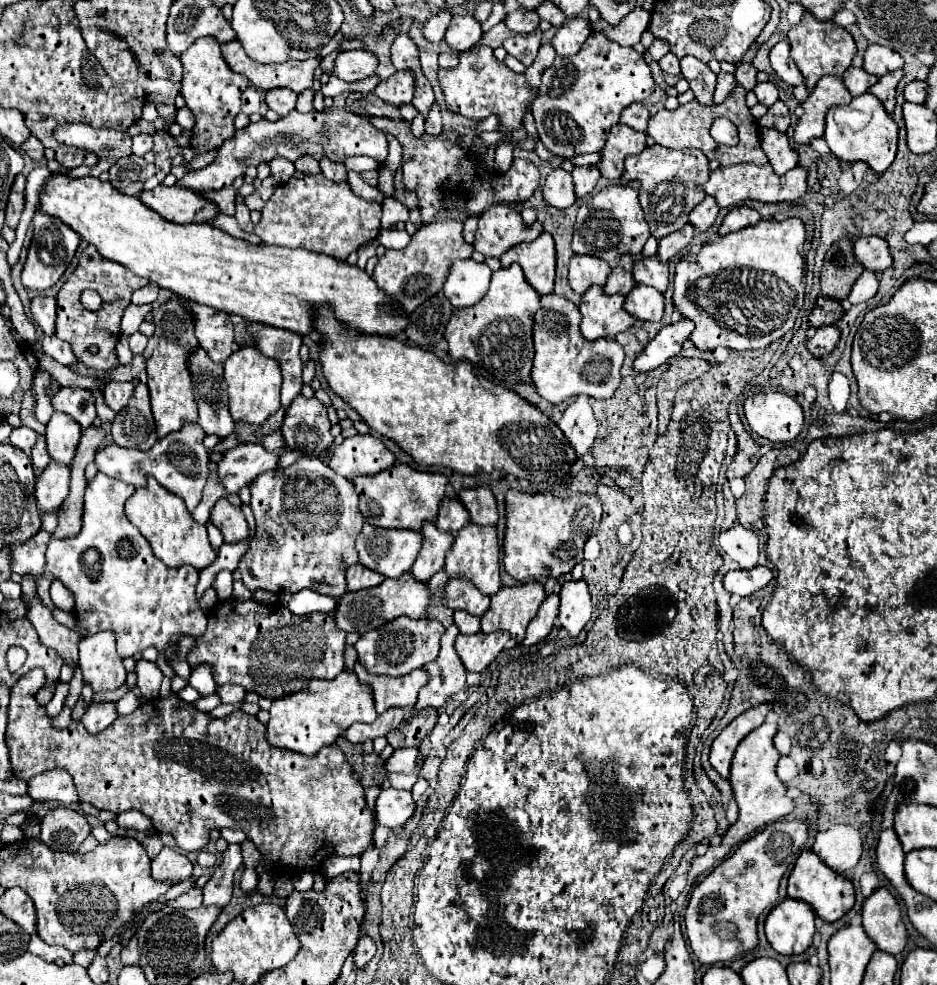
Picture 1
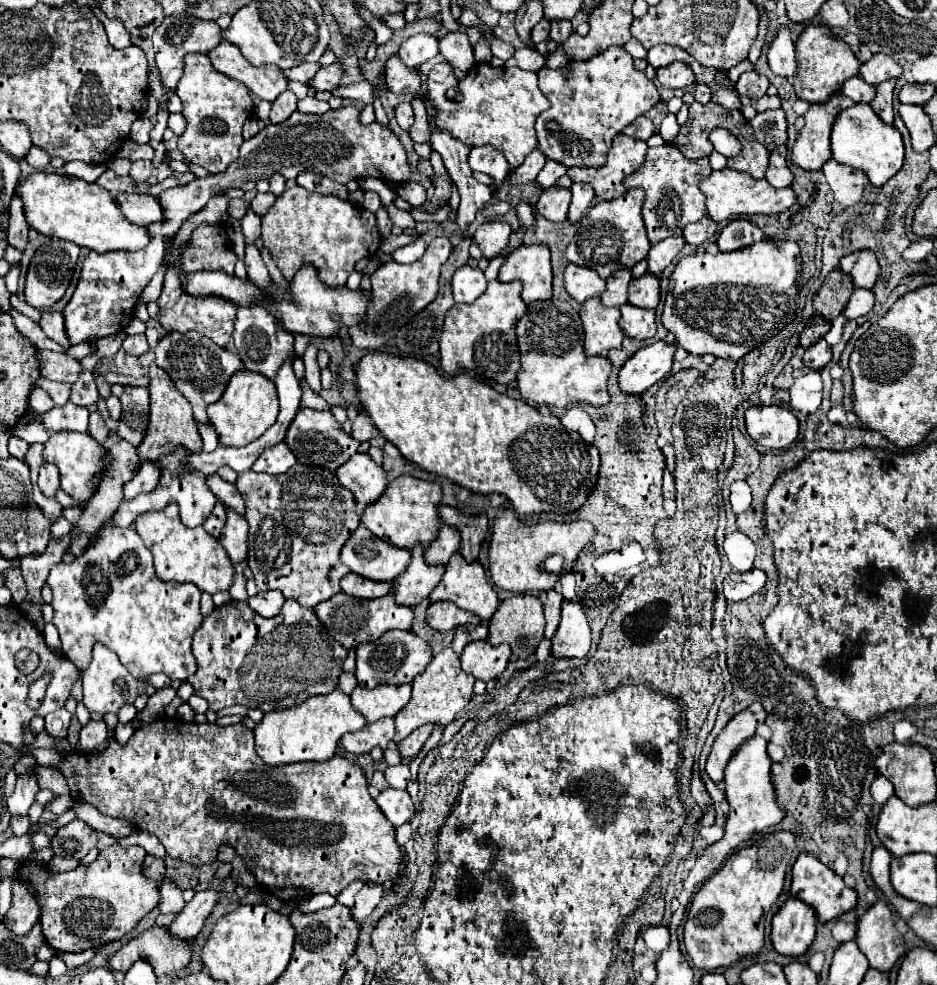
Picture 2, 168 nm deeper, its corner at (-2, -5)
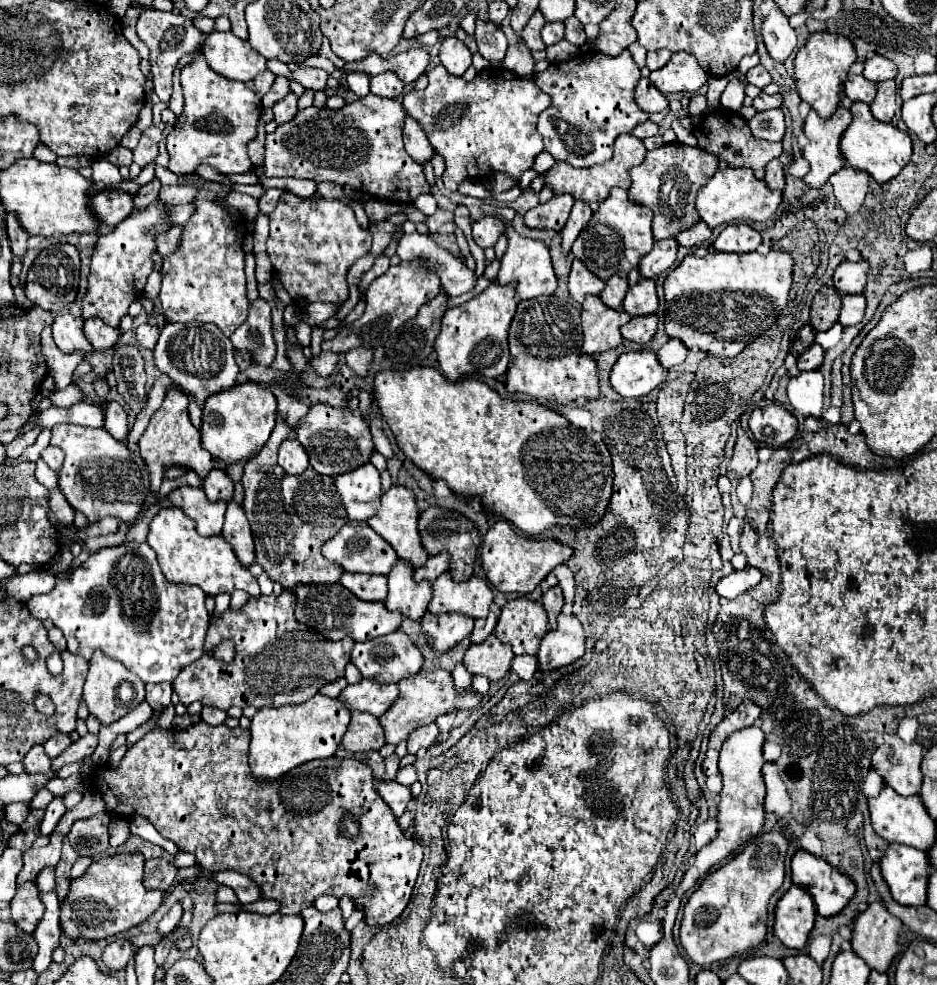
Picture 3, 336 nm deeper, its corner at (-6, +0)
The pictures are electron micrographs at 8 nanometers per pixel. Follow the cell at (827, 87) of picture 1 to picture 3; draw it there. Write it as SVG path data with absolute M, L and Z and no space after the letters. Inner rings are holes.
M838 107L830 119L820 119L814 111L804 121L804 135L808 145L802 151L802 157L810 163L810 171L804 177L804 183L812 189L824 187L824 183L840 171L846 161L840 155L840 137L848 129L852 117L850 111Z

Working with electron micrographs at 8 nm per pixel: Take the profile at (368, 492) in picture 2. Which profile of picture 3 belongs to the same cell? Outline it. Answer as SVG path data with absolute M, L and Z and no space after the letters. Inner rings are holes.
M362 465L362 469L354 473L344 473L334 479L340 501L346 509L346 519L350 521L366 521L370 519L380 505L380 473L376 467Z

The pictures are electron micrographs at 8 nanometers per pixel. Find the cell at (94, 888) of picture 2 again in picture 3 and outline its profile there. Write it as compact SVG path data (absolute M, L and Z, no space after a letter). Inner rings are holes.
M124 853L104 857L92 863L86 873L70 883L70 891L62 903L62 929L72 939L104 939L122 933L146 921L160 905L162 891L148 891L142 885L144 857L140 853Z

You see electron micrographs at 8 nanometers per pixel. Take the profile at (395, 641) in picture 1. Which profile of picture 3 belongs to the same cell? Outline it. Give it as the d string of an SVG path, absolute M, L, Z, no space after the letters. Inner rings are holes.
M394 631L384 637L376 637L374 641L356 643L352 649L352 663L358 667L362 677L372 679L376 683L398 683L410 675L416 675L422 667L420 649L408 639L406 633Z

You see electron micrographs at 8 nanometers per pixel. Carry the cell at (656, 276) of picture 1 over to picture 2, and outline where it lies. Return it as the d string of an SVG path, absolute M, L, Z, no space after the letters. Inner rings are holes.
M646 272L630 280L628 302L640 308L656 308L660 302L660 278Z

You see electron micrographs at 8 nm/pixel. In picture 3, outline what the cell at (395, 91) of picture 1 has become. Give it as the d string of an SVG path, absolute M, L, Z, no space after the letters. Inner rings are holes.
M406 117L404 125L404 147L418 165L424 165L434 157L434 147L430 145L426 133L422 133L422 127L418 127L416 121L410 121L410 117Z

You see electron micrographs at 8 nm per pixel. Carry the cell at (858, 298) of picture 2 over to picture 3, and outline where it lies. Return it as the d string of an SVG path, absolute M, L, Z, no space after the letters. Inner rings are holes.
M842 295L842 309L840 309L838 323L842 327L858 325L864 317L864 309L866 309L864 295Z

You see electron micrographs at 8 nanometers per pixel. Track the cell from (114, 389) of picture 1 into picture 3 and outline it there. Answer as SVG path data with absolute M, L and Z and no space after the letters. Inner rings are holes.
M116 401L108 403L106 407L106 419L104 419L104 429L112 433L112 437L116 437L118 441L126 443L128 441L128 433L130 433L130 427L128 427L128 415L124 411L124 407Z

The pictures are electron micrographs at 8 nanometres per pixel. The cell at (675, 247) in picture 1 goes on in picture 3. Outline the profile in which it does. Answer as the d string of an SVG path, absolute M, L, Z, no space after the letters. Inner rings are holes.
M674 239L656 241L652 251L648 255L644 255L640 259L640 263L638 263L640 277L644 277L644 279L656 279L660 273L670 269L672 263L676 261L676 251L678 251L678 245L676 245Z

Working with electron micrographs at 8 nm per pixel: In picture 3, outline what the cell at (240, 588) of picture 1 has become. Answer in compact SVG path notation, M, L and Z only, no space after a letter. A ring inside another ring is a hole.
M178 507L162 509L152 519L148 545L156 551L158 563L170 583L198 585L210 597L216 597L220 593L232 593L236 589L246 591L250 597L260 597L256 577L246 567L242 567L242 563L230 549L230 543L226 543L222 535L198 535L194 529L194 521L188 521L188 517Z

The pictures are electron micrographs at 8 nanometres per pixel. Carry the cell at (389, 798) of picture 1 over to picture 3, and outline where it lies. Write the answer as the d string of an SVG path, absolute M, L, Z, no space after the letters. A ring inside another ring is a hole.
M380 781L380 785L376 787L378 795L384 799L384 803L392 809L392 813L396 817L400 817L406 811L408 801L412 799L412 793L408 787L400 785L398 781Z

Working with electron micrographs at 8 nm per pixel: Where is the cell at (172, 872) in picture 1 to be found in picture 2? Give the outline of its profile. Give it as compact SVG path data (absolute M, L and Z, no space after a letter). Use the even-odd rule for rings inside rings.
M164 874L162 880L158 882L160 886L160 894L162 894L162 900L160 900L160 912L162 914L168 914L168 912L178 912L184 908L184 900L182 900L182 888L168 876Z

